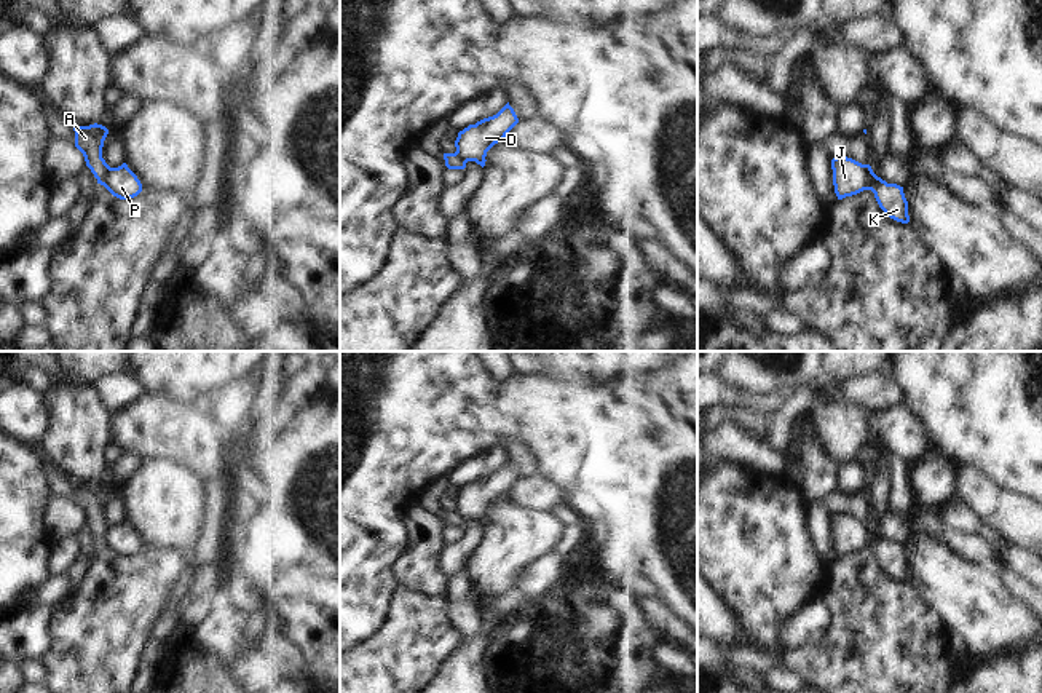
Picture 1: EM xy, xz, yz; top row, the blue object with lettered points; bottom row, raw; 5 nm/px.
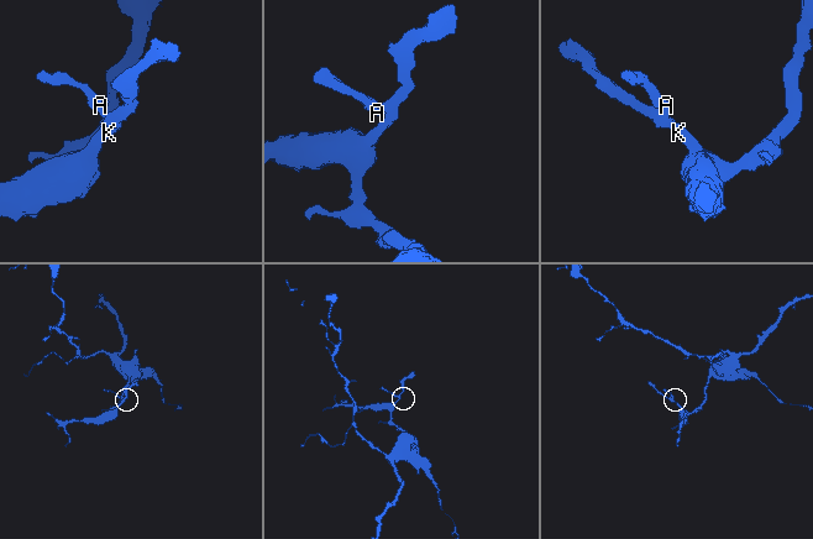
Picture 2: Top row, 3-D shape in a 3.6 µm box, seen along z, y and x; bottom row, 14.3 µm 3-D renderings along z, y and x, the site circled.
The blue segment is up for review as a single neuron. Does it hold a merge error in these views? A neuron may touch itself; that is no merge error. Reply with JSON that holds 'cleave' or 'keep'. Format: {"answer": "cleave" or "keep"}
{"answer": "cleave"}

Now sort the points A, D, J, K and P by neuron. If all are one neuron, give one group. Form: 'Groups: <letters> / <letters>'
Groups: A / D J K P

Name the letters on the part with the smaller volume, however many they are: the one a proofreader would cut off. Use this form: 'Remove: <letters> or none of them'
Remove: A

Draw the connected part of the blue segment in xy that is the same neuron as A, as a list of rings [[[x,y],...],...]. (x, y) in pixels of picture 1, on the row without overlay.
[[[94,481],[89,484],[73,484],[73,489],[75,505],[83,511],[86,524],[91,527],[94,535],[99,537],[109,524],[102,516],[102,505],[109,487]]]

